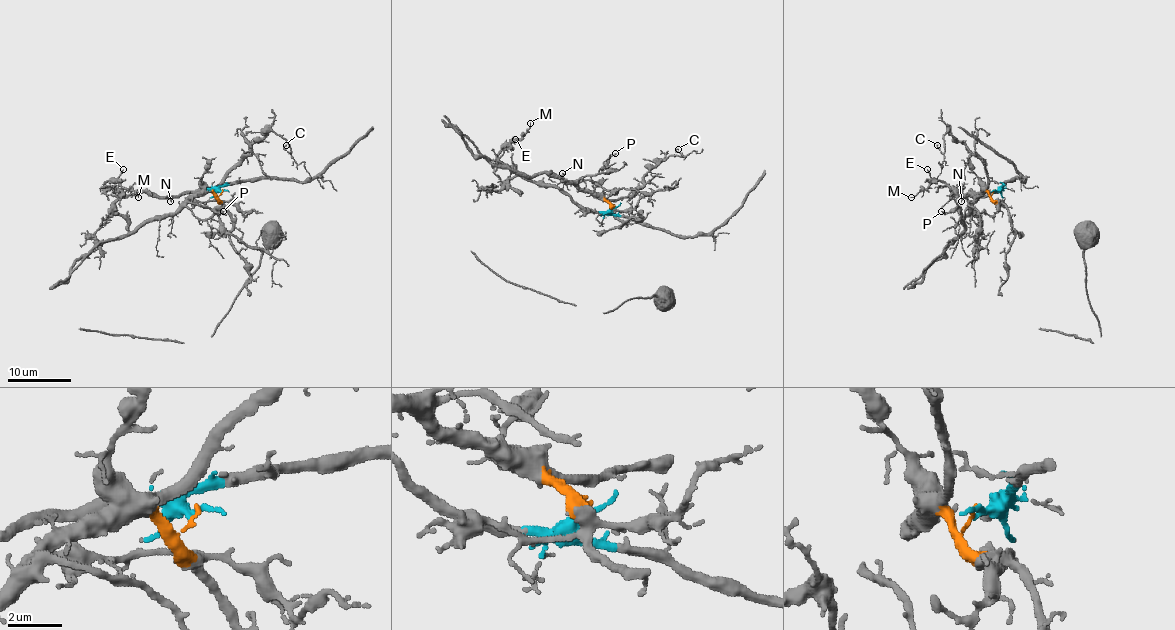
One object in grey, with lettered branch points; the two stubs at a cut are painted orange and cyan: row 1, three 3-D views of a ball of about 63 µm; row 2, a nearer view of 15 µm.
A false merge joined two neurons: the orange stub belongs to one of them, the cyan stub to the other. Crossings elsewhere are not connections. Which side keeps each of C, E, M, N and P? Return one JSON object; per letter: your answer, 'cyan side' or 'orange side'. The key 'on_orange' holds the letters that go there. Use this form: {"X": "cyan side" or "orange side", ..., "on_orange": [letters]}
{"C": "orange side", "E": "cyan side", "M": "cyan side", "N": "cyan side", "P": "orange side", "on_orange": ["C", "P"]}

